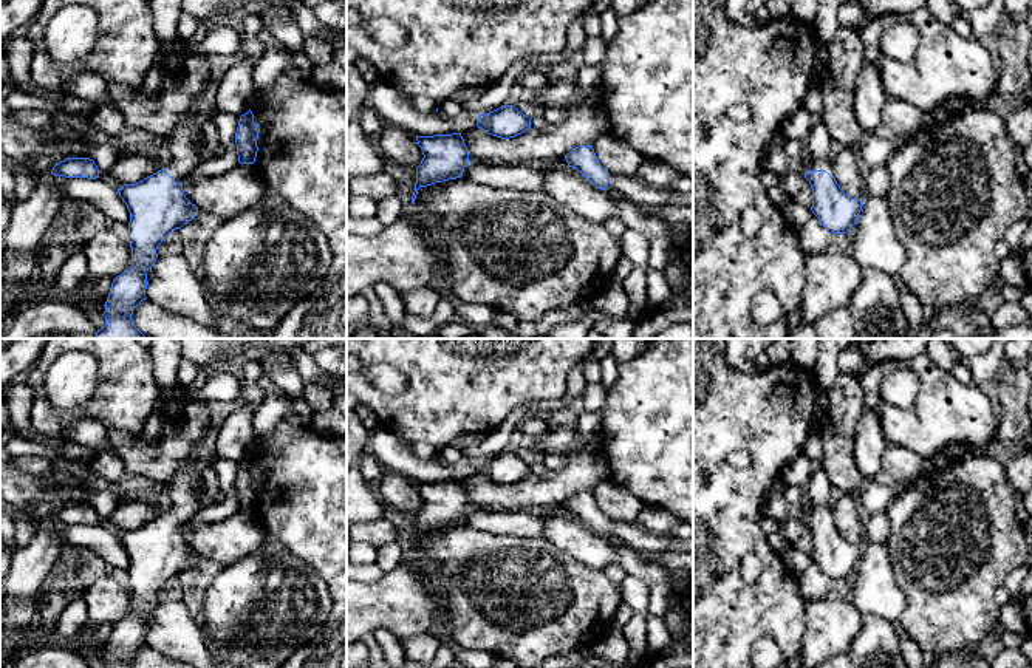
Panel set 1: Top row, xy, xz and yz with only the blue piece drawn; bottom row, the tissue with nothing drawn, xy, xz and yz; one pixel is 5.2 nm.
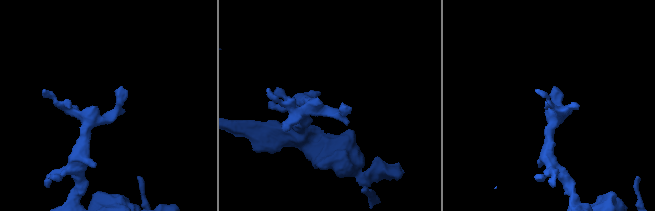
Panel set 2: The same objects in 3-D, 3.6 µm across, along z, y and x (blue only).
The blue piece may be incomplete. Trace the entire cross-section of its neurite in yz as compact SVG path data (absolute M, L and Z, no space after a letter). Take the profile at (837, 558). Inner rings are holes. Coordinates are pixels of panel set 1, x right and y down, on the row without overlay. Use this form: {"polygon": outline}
{"polygon": "M822 467L814 469L805 492L812 506L805 520L812 535L811 557L831 581L846 580L856 571L863 547L851 544L837 530L832 513L834 489Z"}

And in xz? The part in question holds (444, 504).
{"polygon": "M461 479L416 482L422 496L422 507L416 513L416 530L412 550L421 533L456 526L469 510L469 498Z"}

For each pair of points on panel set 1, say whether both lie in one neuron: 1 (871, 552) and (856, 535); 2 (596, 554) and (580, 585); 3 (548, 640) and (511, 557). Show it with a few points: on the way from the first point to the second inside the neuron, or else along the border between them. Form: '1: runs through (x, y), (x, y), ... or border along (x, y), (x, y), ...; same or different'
1: border along (867, 541), (862, 546); different
2: border along (559, 548), (573, 558), (602, 571); different
3: runs through (545, 620), (511, 586), (511, 577); same

